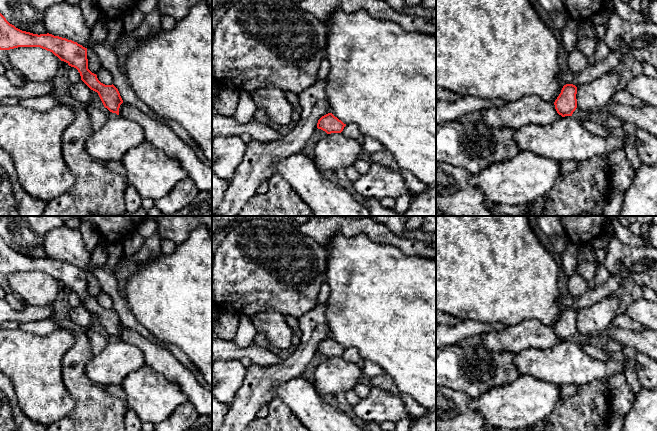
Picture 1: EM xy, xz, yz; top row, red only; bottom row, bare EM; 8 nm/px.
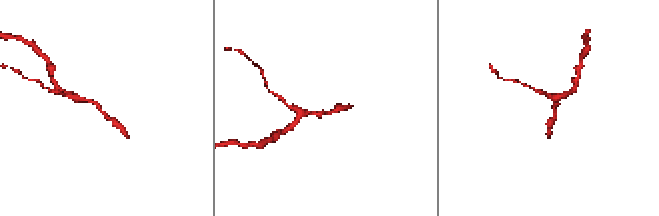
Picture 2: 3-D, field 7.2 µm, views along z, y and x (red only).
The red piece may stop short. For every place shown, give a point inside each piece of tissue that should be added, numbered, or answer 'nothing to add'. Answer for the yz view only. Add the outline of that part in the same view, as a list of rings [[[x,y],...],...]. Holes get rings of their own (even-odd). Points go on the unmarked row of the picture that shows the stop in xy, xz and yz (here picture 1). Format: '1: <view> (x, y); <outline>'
nothing to add

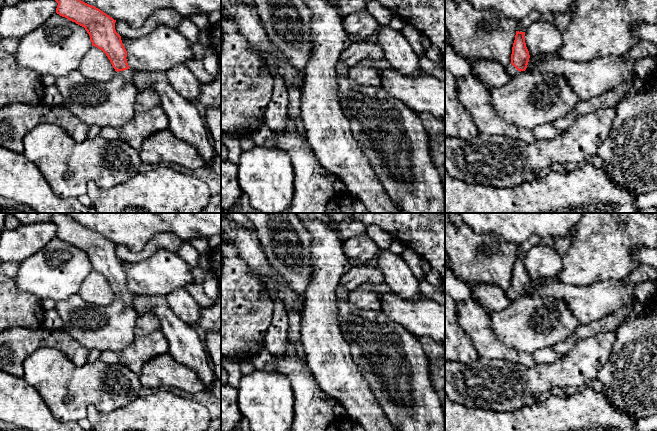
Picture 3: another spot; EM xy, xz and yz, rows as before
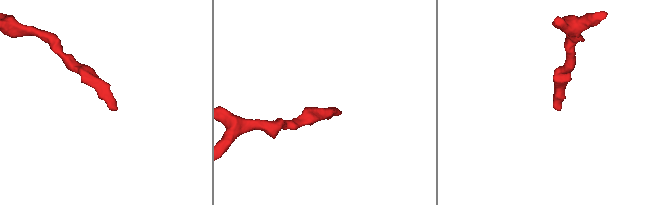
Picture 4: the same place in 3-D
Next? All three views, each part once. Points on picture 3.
1: xy (128, 298); [[[129,292],[124,295],[119,295],[118,297],[121,298],[127,306],[134,308],[133,304],[134,304],[135,295],[133,293]]]

